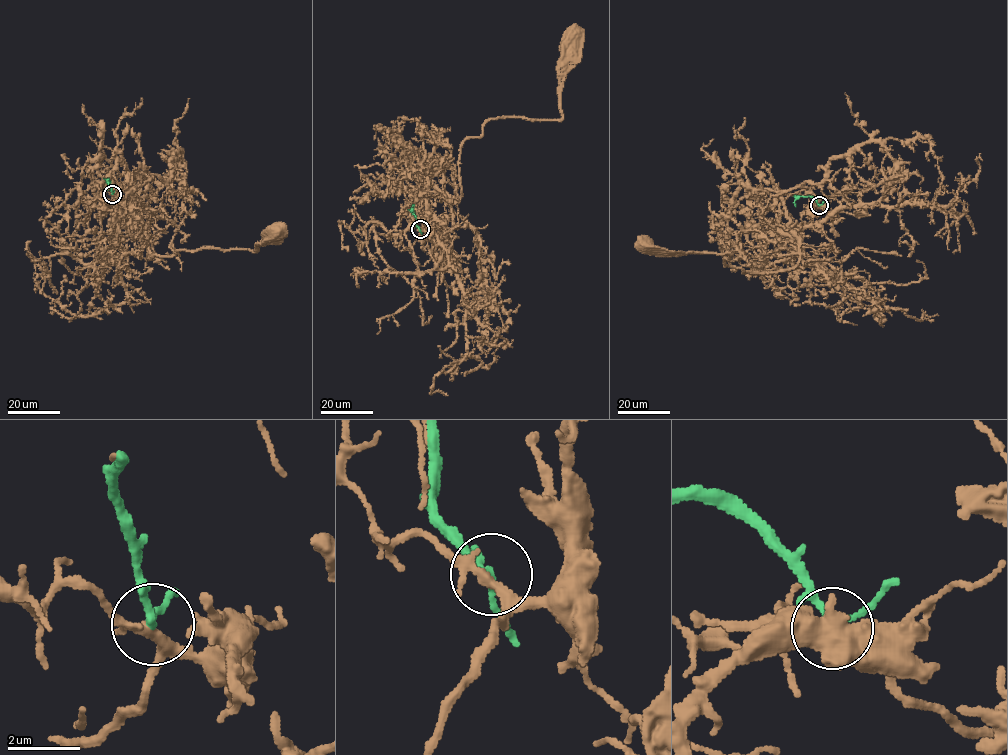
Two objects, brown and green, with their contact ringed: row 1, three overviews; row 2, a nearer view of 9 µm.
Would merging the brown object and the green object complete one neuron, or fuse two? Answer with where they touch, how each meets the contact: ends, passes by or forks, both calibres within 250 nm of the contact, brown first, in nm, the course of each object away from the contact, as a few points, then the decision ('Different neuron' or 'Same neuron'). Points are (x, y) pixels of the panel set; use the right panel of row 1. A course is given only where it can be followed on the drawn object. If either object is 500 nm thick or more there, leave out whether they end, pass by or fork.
Place: (819, 205). At the ring brown forks. At the ring green passes by. Thickness 220 nm (brown) against 200 nm. Course of brown: (819, 205), (811, 224), (779, 230), (799, 260), (775, 272), (648, 242). Course of green: (819, 205), (813, 198), (804, 196), (794, 201), (796, 206). Different neuron

